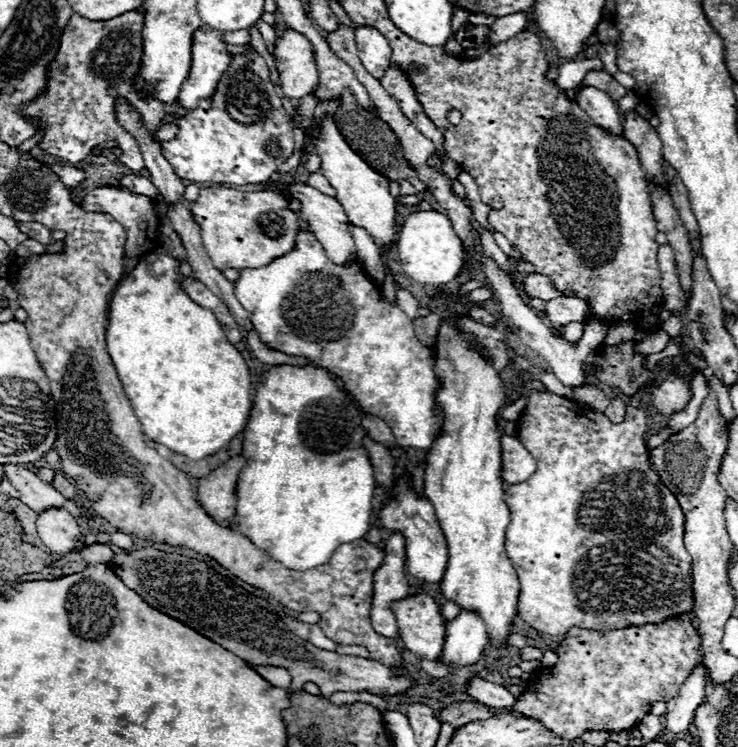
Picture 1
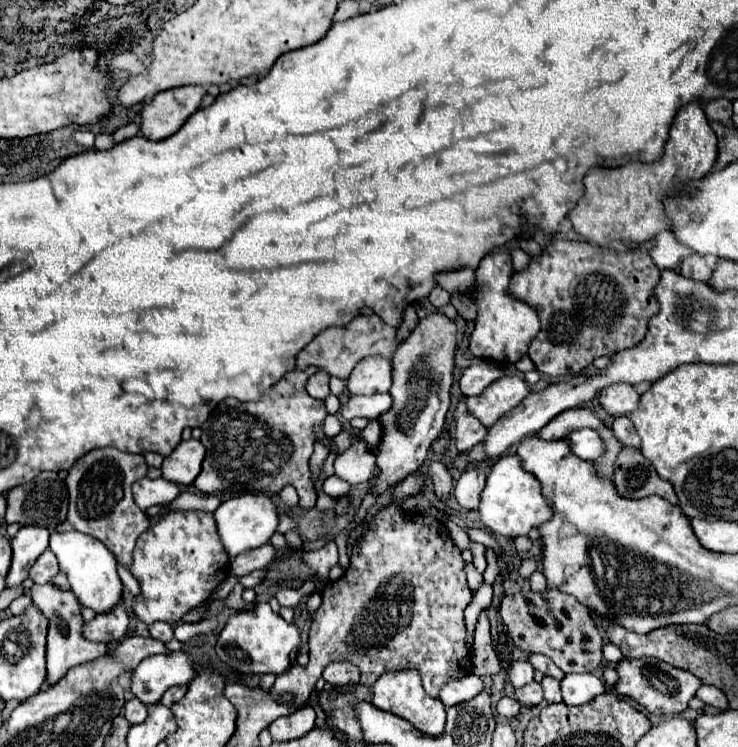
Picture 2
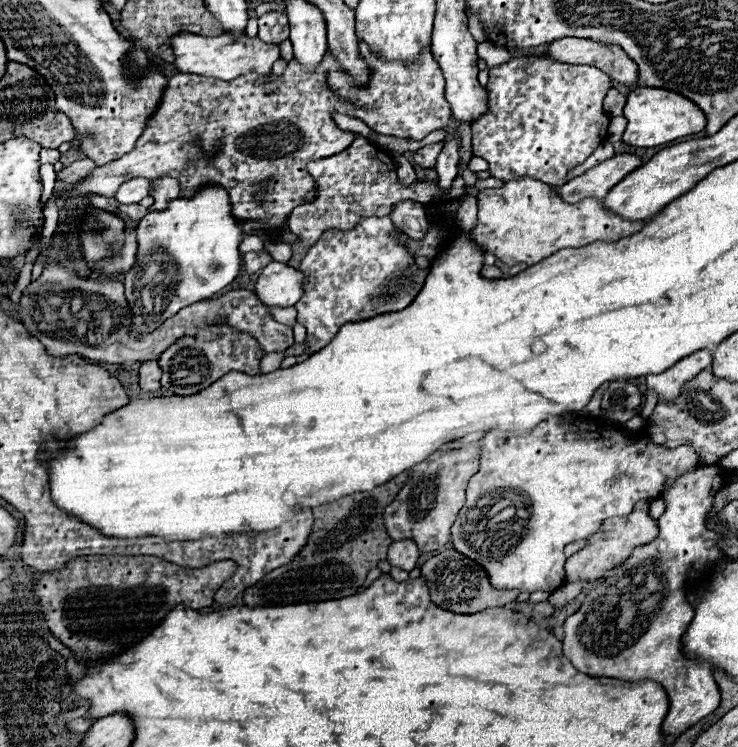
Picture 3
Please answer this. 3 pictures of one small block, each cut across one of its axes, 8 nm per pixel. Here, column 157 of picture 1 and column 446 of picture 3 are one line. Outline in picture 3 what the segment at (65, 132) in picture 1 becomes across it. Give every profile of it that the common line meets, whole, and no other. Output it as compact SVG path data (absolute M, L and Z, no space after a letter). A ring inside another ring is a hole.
M360 42L358 50L372 72L370 82L366 86L356 86L352 76L340 68L340 64L330 52L322 58L322 62L318 64L314 72L302 70L302 64L298 60L290 60L286 66L286 72L282 76L274 76L274 74L266 76L264 86L262 86L262 76L254 72L242 74L234 80L220 80L220 78L198 74L176 74L168 80L168 86L160 102L160 110L150 118L134 150L114 162L96 166L84 180L76 182L72 190L62 190L60 194L66 200L84 198L86 194L100 194L100 196L112 198L114 190L118 190L118 186L130 178L136 178L136 176L158 178L162 174L170 174L172 178L178 178L182 186L182 196L192 196L194 190L198 190L198 186L218 184L226 188L230 194L234 218L264 220L264 222L270 222L272 226L282 224L288 218L288 214L296 206L300 206L304 196L314 188L314 180L308 174L306 164L344 152L356 138L354 132L346 132L336 126L332 118L334 112L342 112L352 118L358 118L380 134L390 134L390 136L410 138L410 140L422 140L434 130L448 128L452 110L444 98L444 78L442 74L436 74L436 60L430 48L422 50L416 62L402 62L402 60L384 62L370 50L366 42ZM216 142L220 142L222 148L218 150L214 158L206 160L204 152L210 152ZM252 186L274 186L274 188L268 190L268 196L262 202L256 202L252 200L250 194L258 188L252 188Z

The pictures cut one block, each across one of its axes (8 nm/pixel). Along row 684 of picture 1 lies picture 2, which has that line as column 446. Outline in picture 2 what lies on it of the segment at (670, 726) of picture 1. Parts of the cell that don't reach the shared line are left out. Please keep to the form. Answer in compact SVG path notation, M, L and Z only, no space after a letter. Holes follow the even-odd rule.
M466 674L466 678L454 678L454 682L448 682L440 690L440 700L444 706L454 706L464 700L474 698L474 694L480 694L484 690L482 678L476 674Z

